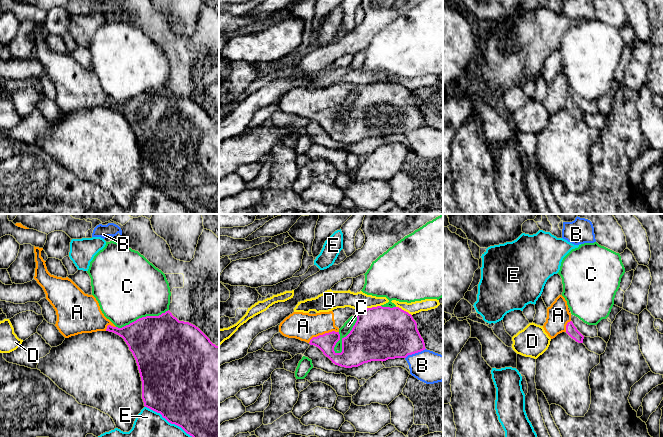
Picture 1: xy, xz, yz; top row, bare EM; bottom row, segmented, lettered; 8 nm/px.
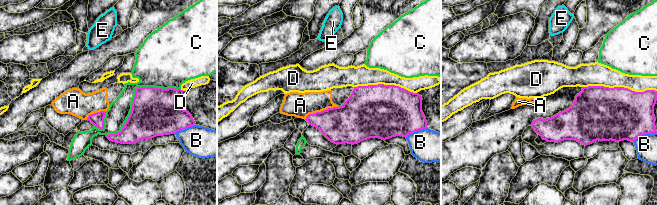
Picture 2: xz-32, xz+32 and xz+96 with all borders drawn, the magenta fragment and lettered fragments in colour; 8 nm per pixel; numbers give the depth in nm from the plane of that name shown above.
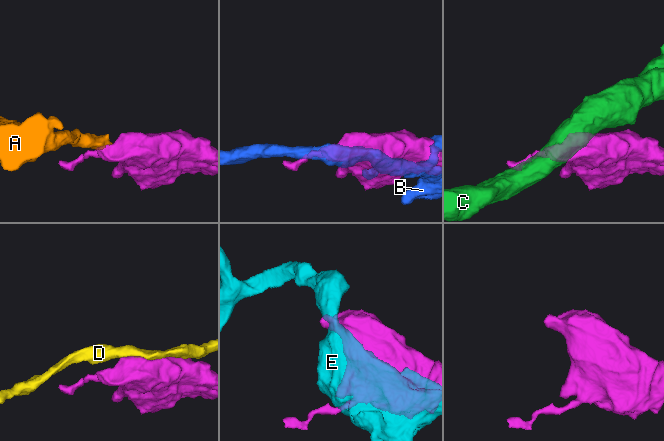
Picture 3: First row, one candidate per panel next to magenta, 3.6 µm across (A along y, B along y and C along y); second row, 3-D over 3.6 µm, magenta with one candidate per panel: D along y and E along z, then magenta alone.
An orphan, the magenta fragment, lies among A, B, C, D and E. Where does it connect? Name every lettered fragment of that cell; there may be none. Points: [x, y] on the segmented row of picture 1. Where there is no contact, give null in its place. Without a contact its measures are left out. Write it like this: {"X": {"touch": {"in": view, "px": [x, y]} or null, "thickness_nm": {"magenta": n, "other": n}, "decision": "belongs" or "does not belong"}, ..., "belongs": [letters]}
{"A": {"touch": {"in": "xz", "px": [323, 334]}, "thickness_nm": {"magenta": 180, "other": 220}, "decision": "belongs"}, "B": {"touch": {"in": "xz", "px": [415, 352]}, "thickness_nm": {"magenta": 400, "other": 260}, "decision": "does not belong"}, "C": {"touch": {"in": "xz", "px": [347, 335]}, "thickness_nm": {"magenta": 420, "other": 80}, "decision": "does not belong"}, "D": {"touch": {"in": "xz", "px": [368, 308]}, "thickness_nm": {"magenta": 440, "other": 140}, "decision": "does not belong"}, "E": {"touch": {"in": "xy", "px": [169, 422]}, "thickness_nm": {"magenta": 480, "other": 220}, "decision": "does not belong"}, "belongs": ["A"]}

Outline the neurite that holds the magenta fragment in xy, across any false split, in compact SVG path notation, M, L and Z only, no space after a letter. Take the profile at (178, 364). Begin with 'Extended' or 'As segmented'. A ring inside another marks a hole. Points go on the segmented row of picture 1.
Extended. M34 246L34 253L35 253L35 276L34 279L37 283L43 288L46 299L50 302L53 308L56 311L57 321L55 326L59 330L59 332L65 337L69 338L71 336L75 336L82 333L92 333L97 331L109 331L113 332L124 339L126 344L129 347L129 350L132 352L137 366L140 373L141 381L142 381L142 399L144 402L144 406L157 412L162 415L169 423L175 424L181 427L187 434L192 437L219 437L219 346L213 344L210 339L195 325L179 321L176 317L172 315L172 313L168 310L165 313L162 313L159 316L146 316L137 319L136 321L126 325L122 328L116 327L109 319L107 319L104 314L102 313L99 303L93 295L85 294L71 279L68 277L62 278L51 275L46 267L46 264L41 257L41 251L43 248L35 247Z

